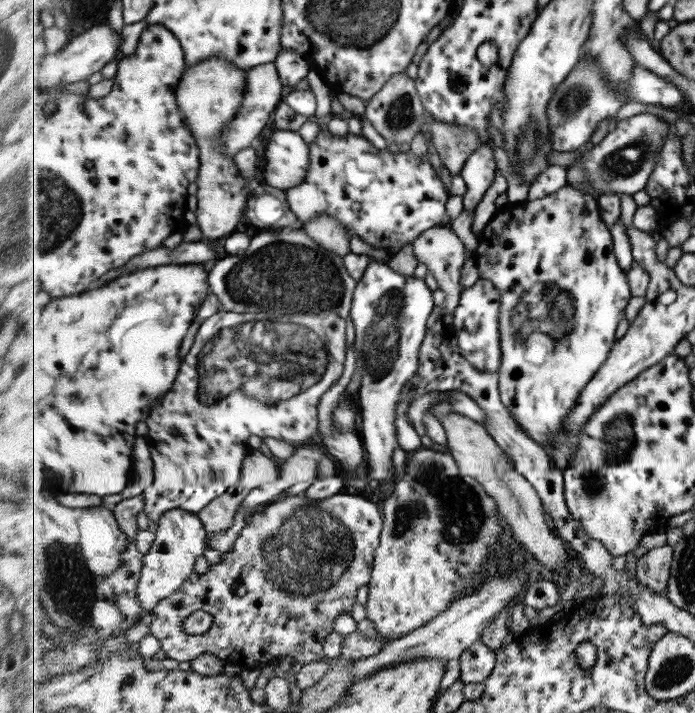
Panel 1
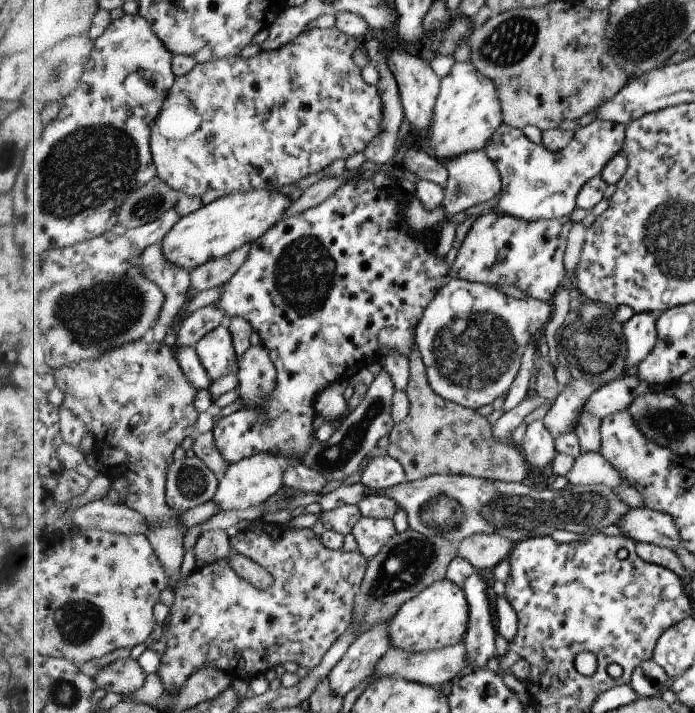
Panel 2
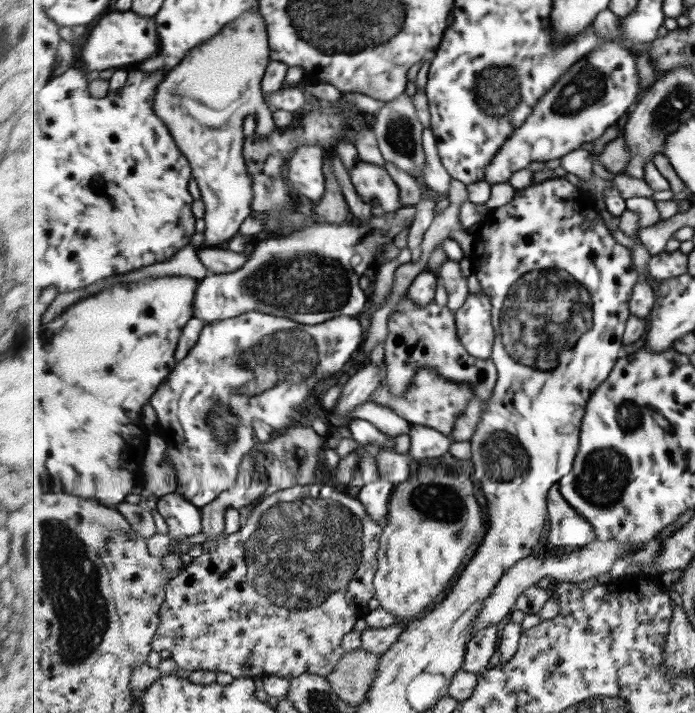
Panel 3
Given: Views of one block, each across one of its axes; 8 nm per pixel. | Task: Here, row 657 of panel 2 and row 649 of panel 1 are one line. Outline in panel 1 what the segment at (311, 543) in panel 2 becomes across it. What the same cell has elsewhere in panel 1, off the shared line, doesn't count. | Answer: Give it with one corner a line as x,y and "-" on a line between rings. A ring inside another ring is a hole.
343,491
327,500
314,500
313,498
308,498
305,493
297,496
289,495
287,498
283,497
274,503
266,505
262,511
253,513
253,515
245,518
245,526
241,529
232,548
223,553
221,562
217,565
209,566
208,571
203,575
192,575
174,595
168,596
157,604
152,610
150,620
148,621
149,634
158,639
167,657
179,662
185,662
185,660
192,662
199,657
203,657
205,654
213,654
213,656
221,658
221,660
225,660
227,663
238,665
242,669
261,670
264,673
265,668
267,671
269,664
277,664
283,658
287,658
287,656
292,656
294,666
299,667
311,664
311,662
317,662
317,660
329,659
323,644
326,644
327,636
335,632
337,616
351,614
355,602
357,602
359,588
370,584
376,550
380,545
383,527
384,515
382,514
381,505
373,504
371,500
367,500
361,494
351,495
-
197,610
203,610
212,615
212,625
208,631
200,635
187,634
185,628
183,628
183,622
193,612
197,612

